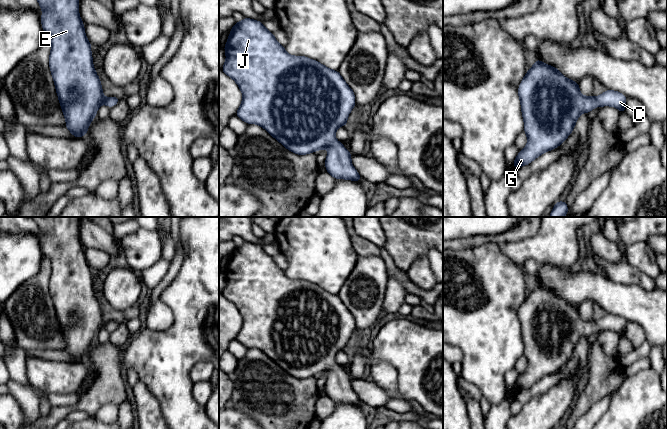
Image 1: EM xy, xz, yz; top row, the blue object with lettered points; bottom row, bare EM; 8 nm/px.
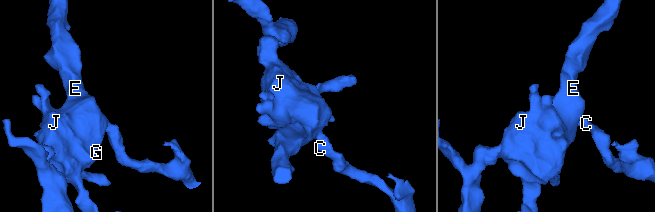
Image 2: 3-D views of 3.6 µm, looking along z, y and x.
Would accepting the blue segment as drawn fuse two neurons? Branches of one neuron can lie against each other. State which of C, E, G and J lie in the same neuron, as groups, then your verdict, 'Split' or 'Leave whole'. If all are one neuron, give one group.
Groups: C E G J. Leave whole

